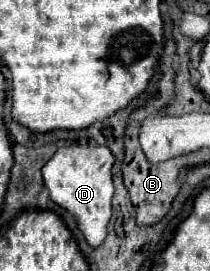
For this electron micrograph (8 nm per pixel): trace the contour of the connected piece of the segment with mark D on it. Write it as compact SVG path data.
M71 143L55 151L55 155L43 167L43 183L51 193L51 199L71 211L77 217L79 229L83 231L89 245L97 247L105 239L105 227L111 219L111 197L113 197L113 183L111 183L111 167L113 167L113 153L105 145L97 143Z

